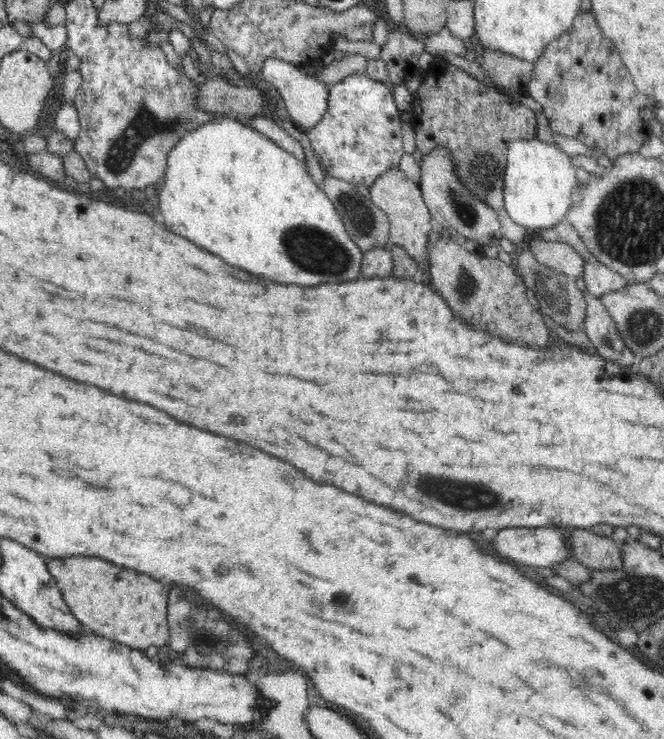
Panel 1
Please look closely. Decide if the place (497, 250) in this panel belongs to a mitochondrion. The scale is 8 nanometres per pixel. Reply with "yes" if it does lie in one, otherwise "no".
no

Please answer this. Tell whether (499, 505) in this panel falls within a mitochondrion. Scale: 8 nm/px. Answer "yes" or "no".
yes

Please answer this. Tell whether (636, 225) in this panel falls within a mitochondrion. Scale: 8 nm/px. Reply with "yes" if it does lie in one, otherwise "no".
yes

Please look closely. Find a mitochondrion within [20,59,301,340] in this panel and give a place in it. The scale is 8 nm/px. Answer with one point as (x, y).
(119, 156)

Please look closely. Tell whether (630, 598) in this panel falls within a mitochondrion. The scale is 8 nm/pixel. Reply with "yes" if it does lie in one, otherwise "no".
yes

